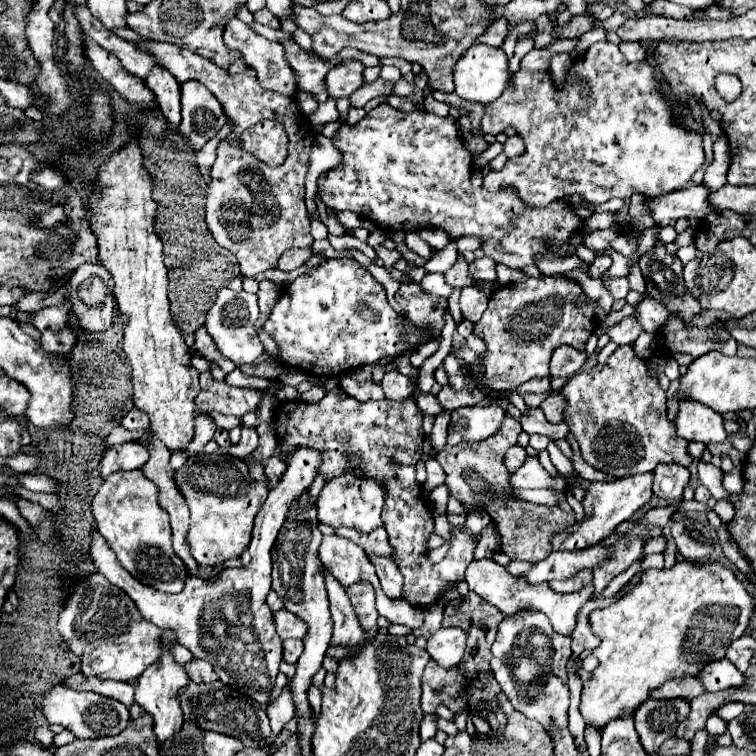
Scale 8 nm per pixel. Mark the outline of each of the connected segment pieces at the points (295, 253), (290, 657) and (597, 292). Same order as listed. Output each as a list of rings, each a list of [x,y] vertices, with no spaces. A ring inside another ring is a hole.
[[[292,248],[292,250],[284,252],[284,256],[280,256],[280,260],[278,260],[278,270],[290,272],[290,270],[294,270],[294,268],[300,268],[310,256],[312,256],[310,248]]]
[[[284,640],[284,660],[288,664],[296,664],[302,650],[304,650],[304,644],[300,644],[300,640]]]
[[[578,270],[567,272],[566,276],[578,281],[584,294],[591,299],[597,300],[600,308],[606,310],[606,314],[612,312],[612,302],[614,300],[612,300],[610,292],[603,286],[601,279],[592,279],[586,273]]]

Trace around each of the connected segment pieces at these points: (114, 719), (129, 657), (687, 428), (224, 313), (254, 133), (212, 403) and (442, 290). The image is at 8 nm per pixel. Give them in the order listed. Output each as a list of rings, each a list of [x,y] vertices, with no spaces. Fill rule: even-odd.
[[[60,682],[44,692],[42,714],[50,724],[60,724],[70,730],[76,738],[100,738],[100,736],[116,736],[122,732],[130,720],[128,708],[116,700],[108,700],[106,696],[74,692]]]
[[[94,574],[74,586],[60,612],[58,632],[68,648],[80,658],[84,676],[134,682],[156,660],[156,656],[160,656],[160,628],[144,620],[130,596],[108,584],[102,574]]]
[[[680,400],[674,426],[676,434],[684,440],[698,440],[704,444],[726,440],[722,416],[696,400]]]
[[[220,288],[216,294],[214,304],[210,306],[208,314],[206,314],[206,330],[212,336],[216,348],[220,350],[220,354],[228,360],[232,360],[236,366],[242,364],[252,364],[256,358],[262,356],[264,346],[260,342],[260,338],[256,336],[252,324],[258,316],[258,298],[256,294],[248,294],[248,292],[232,292],[228,288]]]
[[[262,120],[256,126],[244,130],[238,138],[242,150],[250,152],[268,166],[282,164],[287,157],[288,137],[278,122]]]
[[[210,372],[200,374],[200,394],[196,398],[198,412],[232,412],[232,416],[244,416],[244,412],[256,410],[262,392],[252,388],[234,388],[226,382],[216,382]]]
[[[426,274],[420,282],[422,290],[426,294],[436,294],[436,296],[442,296],[442,298],[448,298],[452,288],[448,284],[444,284],[444,276],[442,274]]]

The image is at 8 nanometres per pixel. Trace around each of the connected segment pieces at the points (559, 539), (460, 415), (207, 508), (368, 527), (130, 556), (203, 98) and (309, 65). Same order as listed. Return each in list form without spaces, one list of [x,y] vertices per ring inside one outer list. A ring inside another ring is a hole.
[[[640,474],[640,476],[624,476],[624,478],[616,478],[612,482],[592,482],[590,490],[586,492],[584,498],[584,512],[586,518],[580,524],[574,524],[572,528],[568,528],[568,532],[562,532],[560,536],[554,536],[552,546],[554,550],[580,550],[590,544],[596,544],[600,540],[604,540],[606,536],[612,534],[612,530],[624,522],[630,520],[650,498],[652,498],[652,480],[654,474]]]
[[[498,404],[454,410],[448,426],[448,444],[458,444],[462,440],[480,442],[492,436],[496,428],[500,428],[502,418],[504,418],[504,408]]]
[[[230,456],[190,458],[174,474],[176,484],[190,508],[188,546],[200,566],[218,566],[230,558],[240,558],[252,540],[252,524],[262,508],[268,486],[250,478],[246,464]]]
[[[350,472],[324,484],[318,496],[318,520],[332,528],[348,526],[360,532],[372,532],[382,526],[382,516],[380,516],[382,506],[384,506],[384,488],[380,488],[376,480],[366,480]]]
[[[142,470],[110,474],[92,500],[92,514],[100,536],[116,554],[120,566],[136,580],[160,592],[180,592],[184,588],[188,574],[182,560],[172,552],[168,512],[158,504],[158,488]]]
[[[190,80],[182,84],[182,122],[178,132],[198,152],[226,122],[222,104],[204,88]]]
[[[290,38],[282,40],[280,44],[284,46],[284,58],[296,76],[296,92],[306,92],[306,94],[312,94],[318,102],[326,102],[328,94],[324,92],[324,78],[328,70],[340,64],[342,60],[338,56],[322,58],[312,50],[308,52],[300,48]]]

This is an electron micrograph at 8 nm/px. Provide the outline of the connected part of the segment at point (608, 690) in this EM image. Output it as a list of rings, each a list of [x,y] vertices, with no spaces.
[[[680,560],[668,570],[644,570],[640,582],[628,594],[624,594],[612,606],[594,610],[588,616],[590,630],[600,636],[602,642],[592,652],[592,656],[600,660],[600,666],[594,670],[592,680],[584,682],[582,690],[580,712],[586,724],[602,728],[616,716],[634,712],[644,700],[648,700],[650,690],[658,688],[660,684],[686,674],[696,676],[708,662],[724,658],[726,648],[746,632],[752,610],[754,600],[746,592],[744,584],[732,570],[724,568],[718,562],[694,564],[688,560]]]

